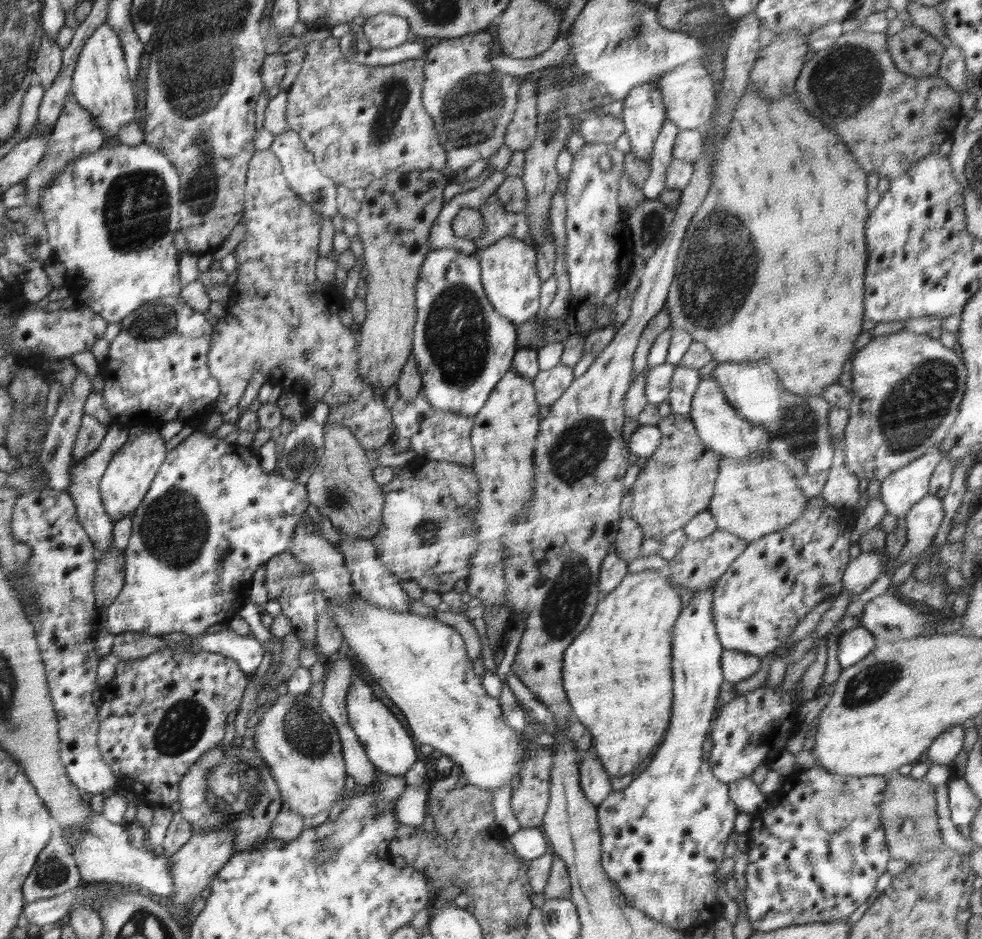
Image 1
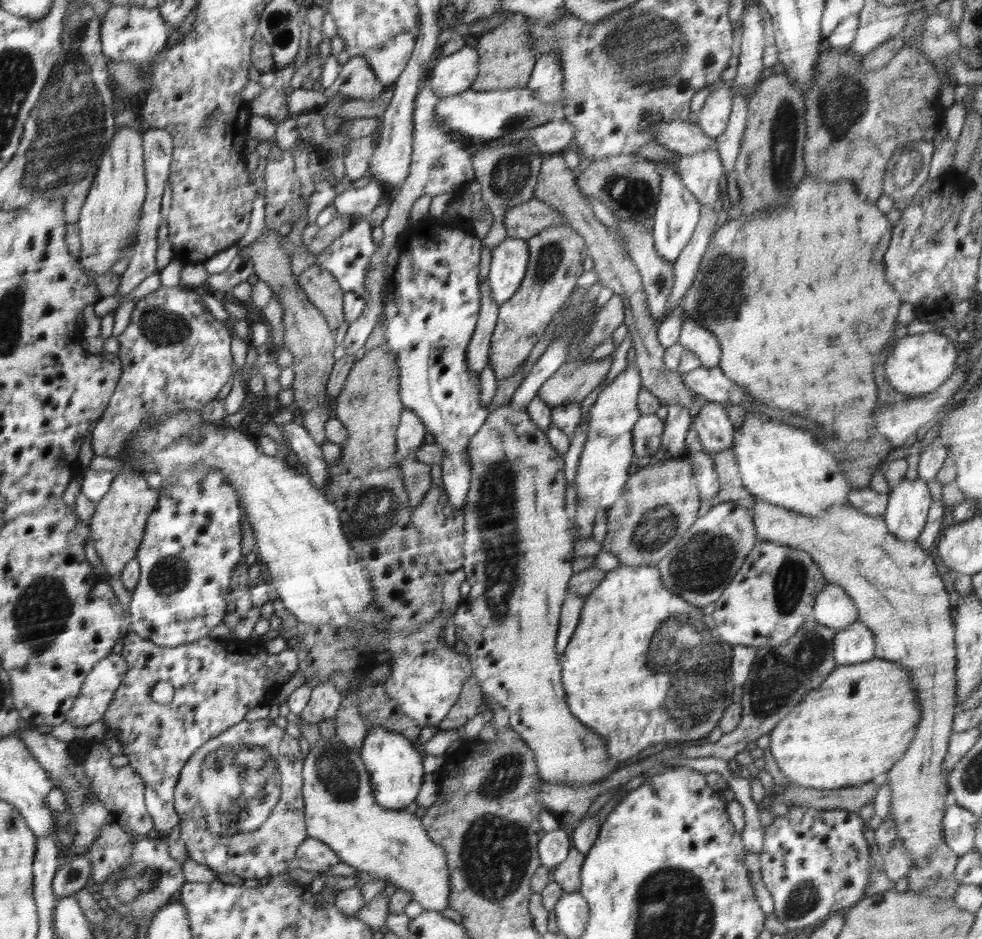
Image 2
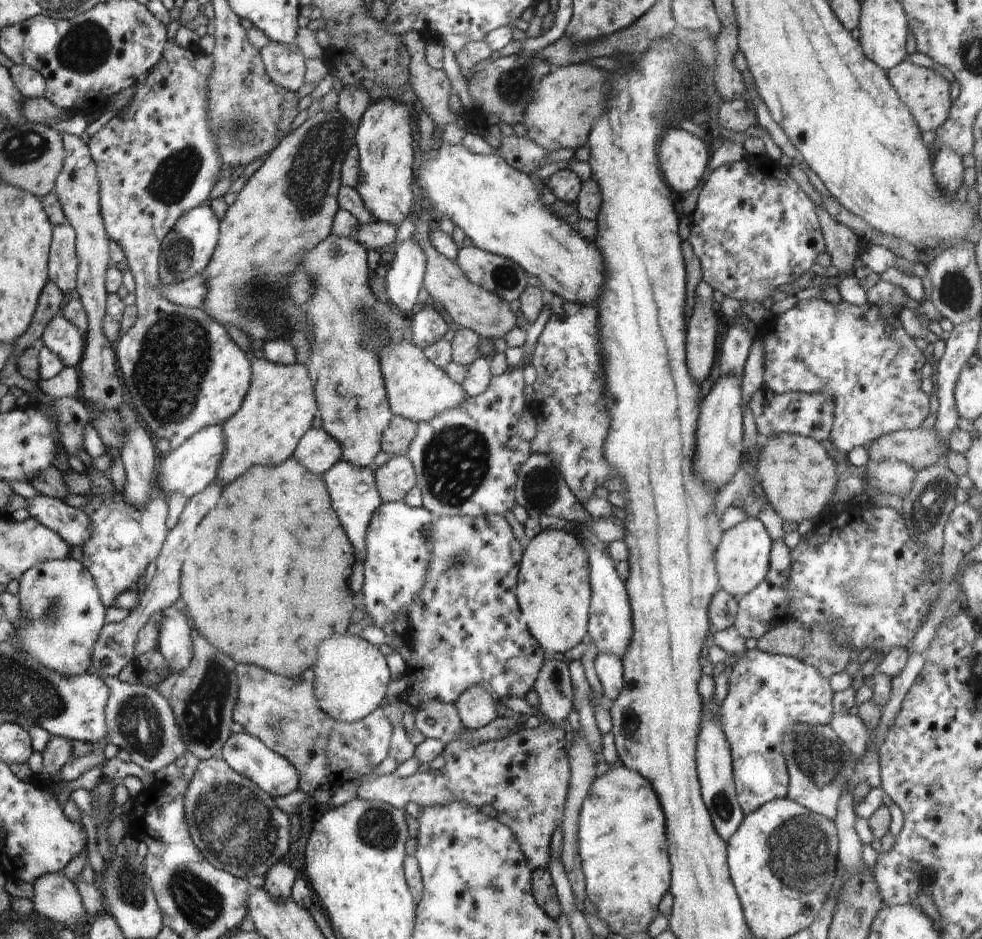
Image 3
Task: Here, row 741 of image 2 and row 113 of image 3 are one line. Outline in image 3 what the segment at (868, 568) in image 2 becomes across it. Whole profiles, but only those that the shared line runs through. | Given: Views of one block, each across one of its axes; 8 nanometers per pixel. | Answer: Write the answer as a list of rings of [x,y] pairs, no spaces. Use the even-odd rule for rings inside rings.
[[[905,60],[888,71],[887,76],[896,88],[898,97],[902,102],[906,102],[907,108],[911,111],[920,131],[937,130],[946,123],[953,106],[949,96],[951,84],[939,73],[925,67],[918,67],[911,61]]]

